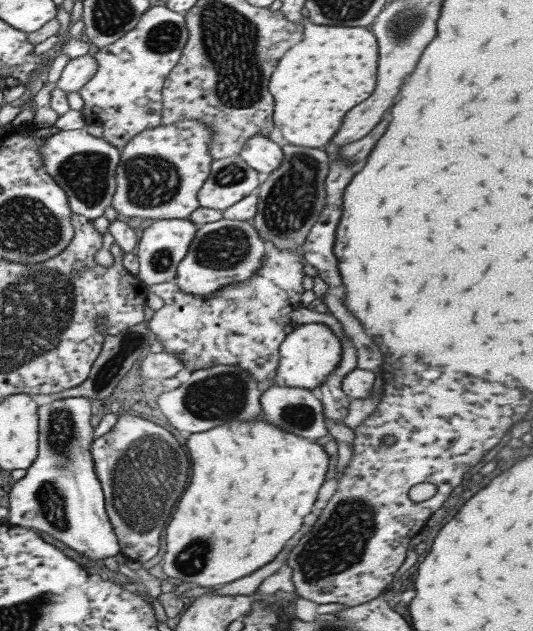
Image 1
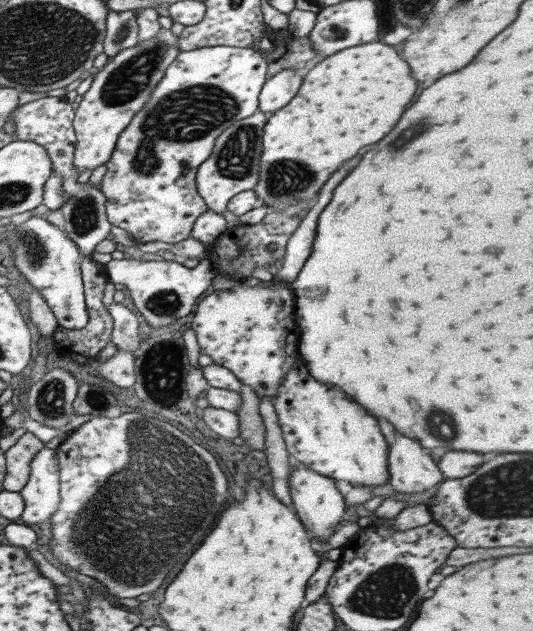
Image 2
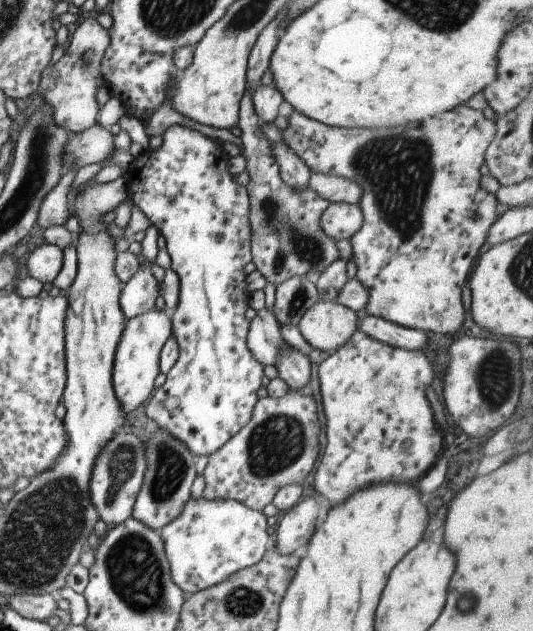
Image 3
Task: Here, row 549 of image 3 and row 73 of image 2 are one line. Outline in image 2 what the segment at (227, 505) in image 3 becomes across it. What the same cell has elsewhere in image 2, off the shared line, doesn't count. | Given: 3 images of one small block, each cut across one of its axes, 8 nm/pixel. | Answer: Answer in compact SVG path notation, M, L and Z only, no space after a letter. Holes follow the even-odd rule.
M205 46L198 50L179 51L173 62L165 69L163 76L159 79L159 83L150 91L149 99L143 103L141 110L137 111L131 117L129 124L121 130L121 134L119 134L119 138L115 142L113 153L109 161L105 164L106 171L103 174L103 178L101 178L98 188L105 197L106 219L109 221L109 224L123 228L123 230L131 234L135 241L142 243L165 242L165 244L177 244L177 242L189 238L193 222L195 222L199 215L208 210L207 205L203 202L203 199L199 196L195 188L197 167L211 155L211 150L219 133L222 133L227 127L231 126L233 122L247 118L258 111L258 95L262 90L263 84L266 82L266 68L267 64L264 56L260 52L251 50L249 47Z

